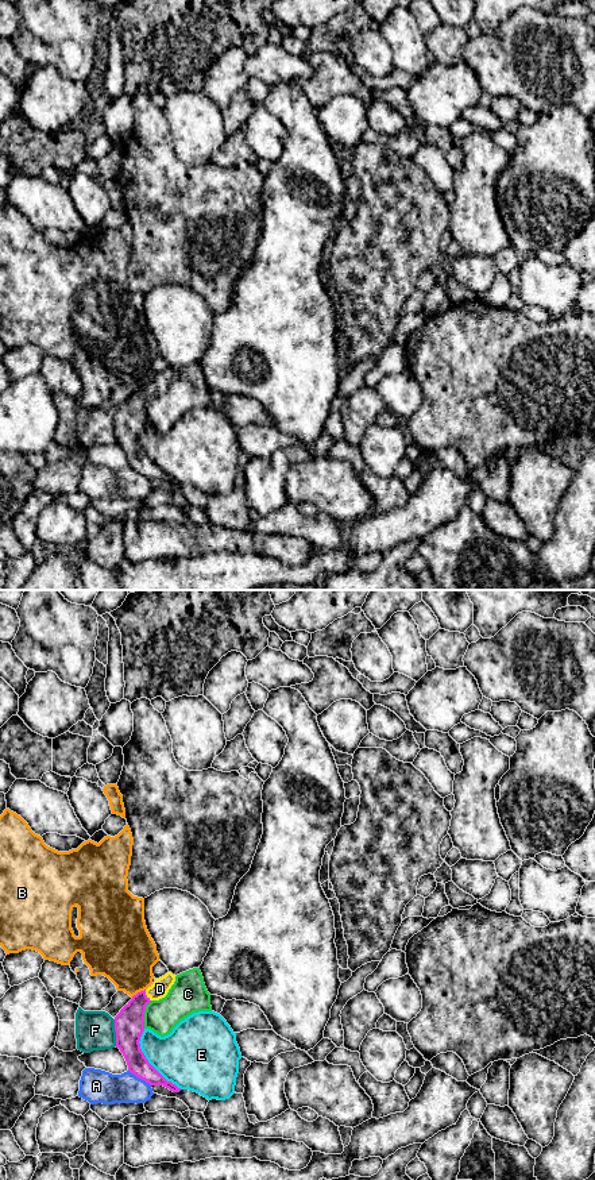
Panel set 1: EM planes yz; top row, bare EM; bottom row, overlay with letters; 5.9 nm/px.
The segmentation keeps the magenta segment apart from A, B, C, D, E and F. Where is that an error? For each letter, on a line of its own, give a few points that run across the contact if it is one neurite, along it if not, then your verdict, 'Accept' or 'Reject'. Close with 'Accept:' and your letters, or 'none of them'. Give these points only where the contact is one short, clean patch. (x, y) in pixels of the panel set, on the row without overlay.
A: Reject
B: Line: yz (145, 384), (131, 392). Reject
C: Reject
D: Line: yz (130, 417), (136, 400), (146, 390), (159, 384). Accept
E: Reject
F: Reject
Accept: D

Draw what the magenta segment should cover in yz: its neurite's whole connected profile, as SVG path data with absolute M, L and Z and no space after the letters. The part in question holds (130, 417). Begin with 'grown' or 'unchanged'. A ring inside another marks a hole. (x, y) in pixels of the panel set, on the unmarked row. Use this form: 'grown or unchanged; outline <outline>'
grown; outline M167 367L155 374L154 379L138 387L115 412L116 443L123 448L128 466L150 481L163 481L173 487L179 487L171 477L167 477L146 454L140 444L140 432L144 427L144 406L151 396L165 393L175 377L175 370Z

